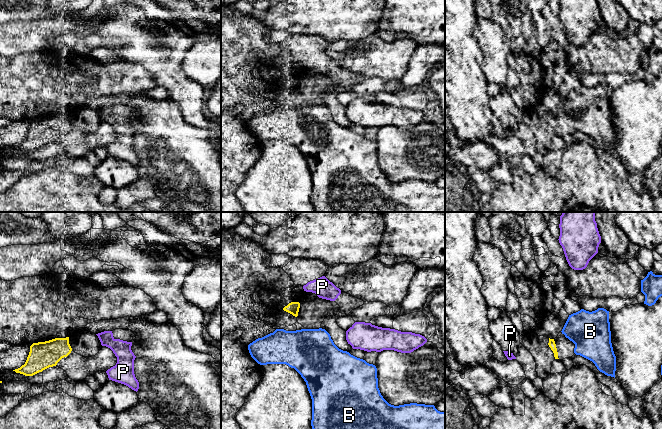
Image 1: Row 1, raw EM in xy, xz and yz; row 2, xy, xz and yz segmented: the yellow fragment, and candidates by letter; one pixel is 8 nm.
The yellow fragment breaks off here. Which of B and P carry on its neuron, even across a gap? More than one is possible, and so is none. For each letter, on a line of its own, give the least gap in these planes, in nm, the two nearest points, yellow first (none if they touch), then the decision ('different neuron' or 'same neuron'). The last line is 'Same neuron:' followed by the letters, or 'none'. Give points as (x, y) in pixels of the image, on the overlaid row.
B: 90 nm apart; from yellow across yz (553, 339), (562, 333); same neuron
P: 110 nm apart; from yellow across xz (298, 302), (304, 290); different neuron
Same neuron: B

